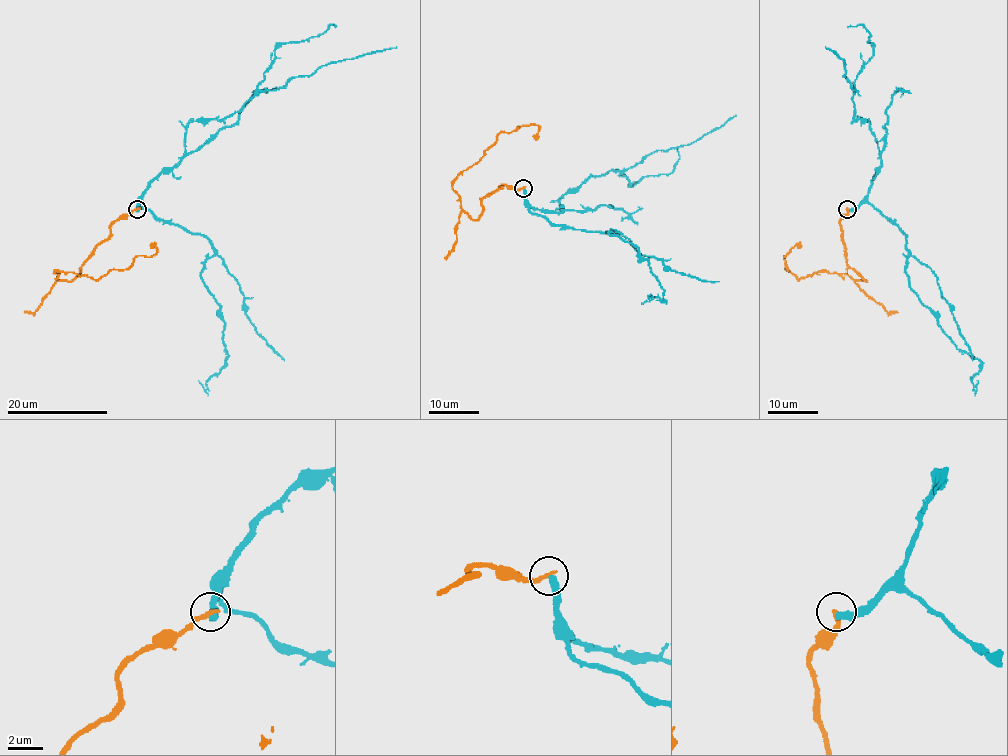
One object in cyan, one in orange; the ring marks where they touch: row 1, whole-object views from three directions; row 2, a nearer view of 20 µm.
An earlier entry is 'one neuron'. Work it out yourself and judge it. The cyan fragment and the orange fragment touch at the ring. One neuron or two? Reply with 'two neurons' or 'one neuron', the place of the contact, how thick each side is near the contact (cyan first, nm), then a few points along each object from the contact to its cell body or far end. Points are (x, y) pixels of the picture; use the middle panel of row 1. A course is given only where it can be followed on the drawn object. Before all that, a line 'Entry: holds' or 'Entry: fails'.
Entry: fails
two neurons; place (523, 188); calibres 400 and 280 nm; course cyan (523, 188), (530, 207), (560, 213), (558, 200), (586, 179), (627, 170), (649, 154), (693, 142), (735, 115); course orange (523, 188), (501, 185), (484, 197), (483, 212), (473, 219), (452, 186), (500, 132), (537, 125), (536, 140)

